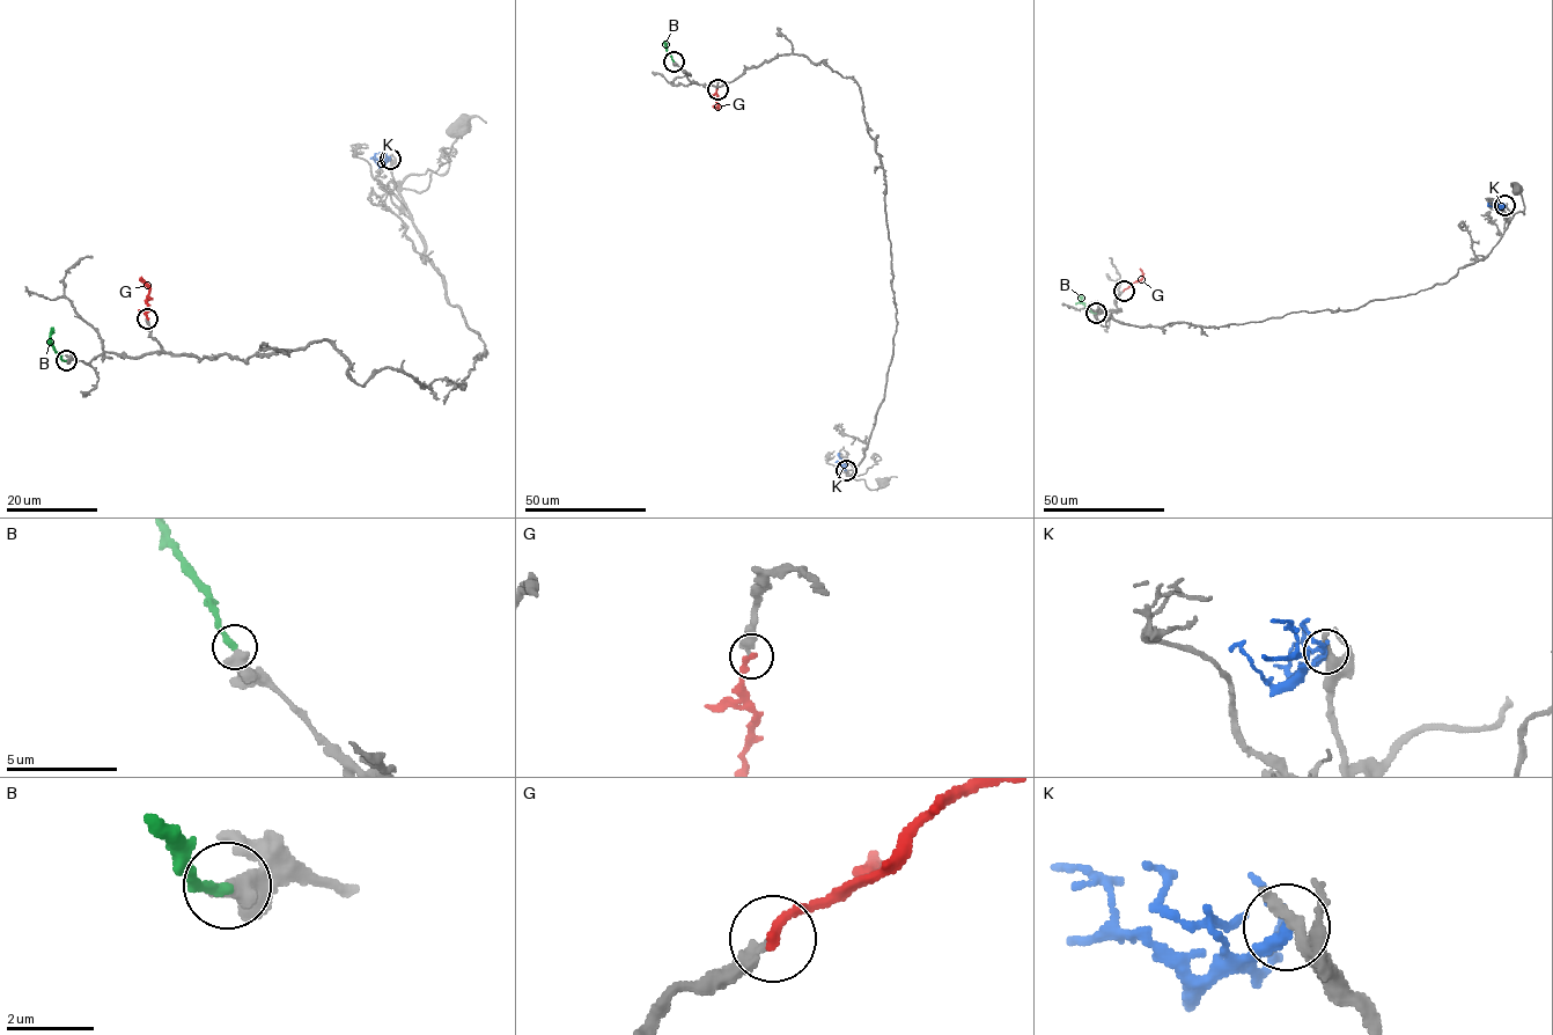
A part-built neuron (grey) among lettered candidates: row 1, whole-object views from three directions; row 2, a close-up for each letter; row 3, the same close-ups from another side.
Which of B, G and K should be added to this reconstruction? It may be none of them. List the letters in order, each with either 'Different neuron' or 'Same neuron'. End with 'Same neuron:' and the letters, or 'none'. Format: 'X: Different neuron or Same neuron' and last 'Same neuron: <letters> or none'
B: Same neuron
G: Same neuron
K: Different neuron
Same neuron: B, G

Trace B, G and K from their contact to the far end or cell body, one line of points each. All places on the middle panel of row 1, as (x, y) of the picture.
B: (674, 61), (667, 44)
G: (716, 88), (718, 108), (713, 105)
K: (846, 470), (839, 454)

